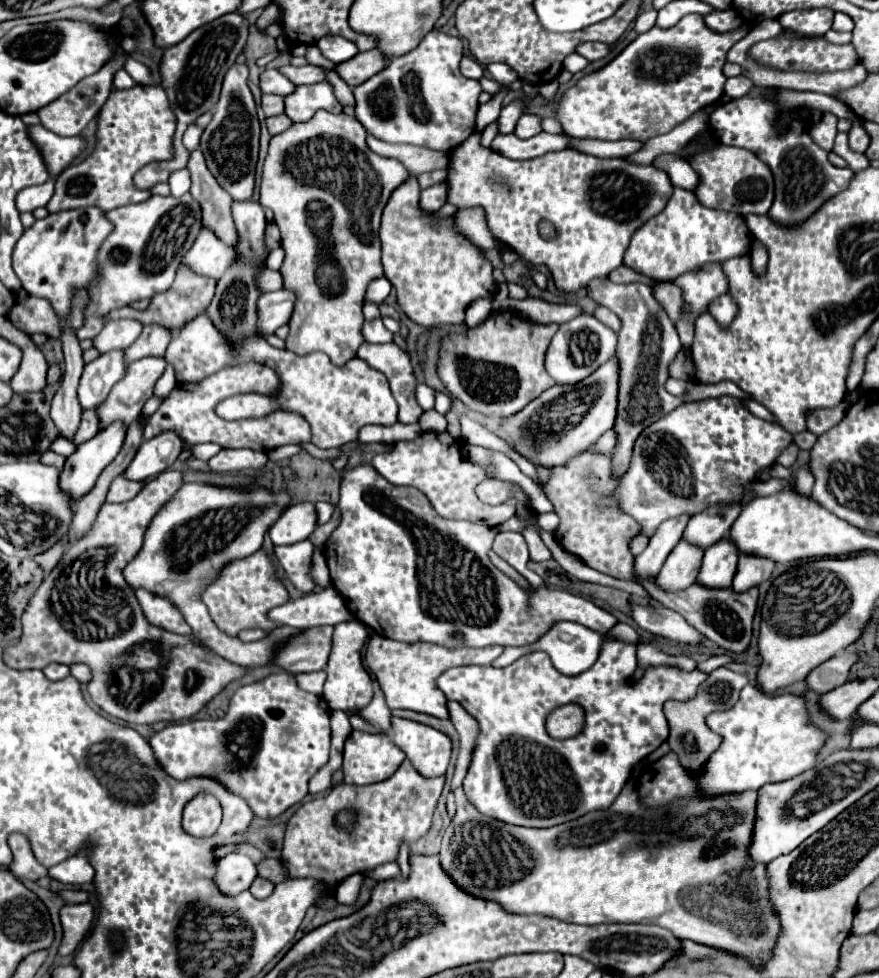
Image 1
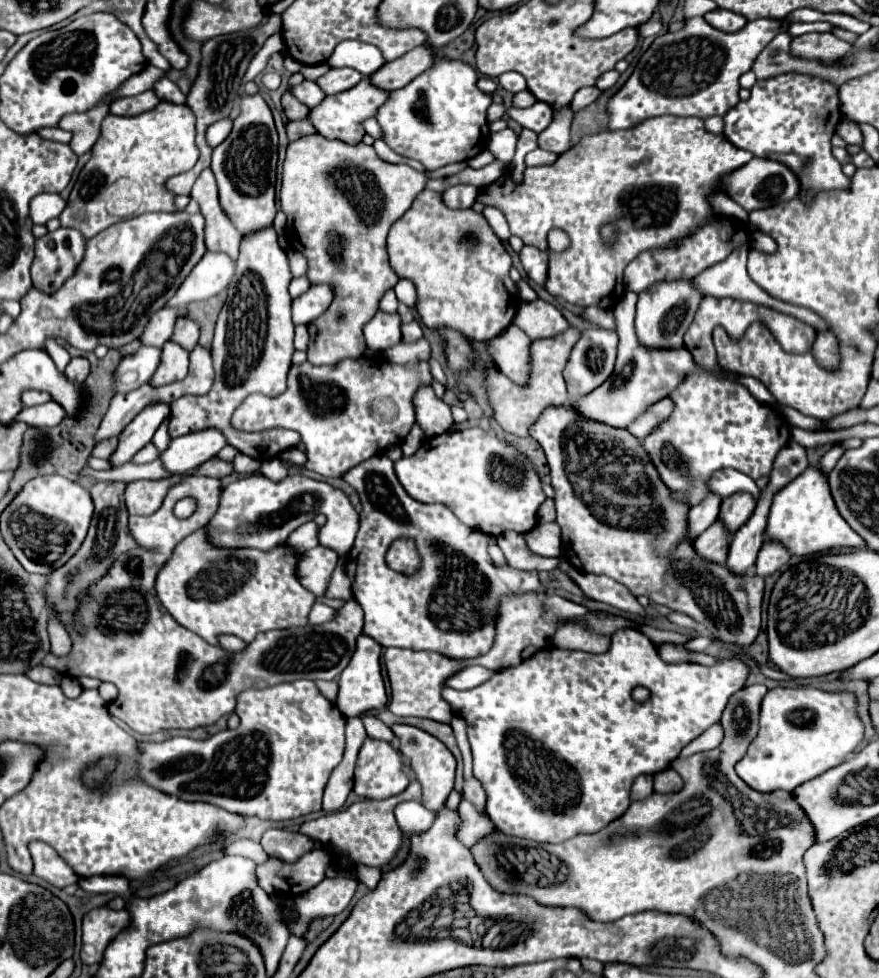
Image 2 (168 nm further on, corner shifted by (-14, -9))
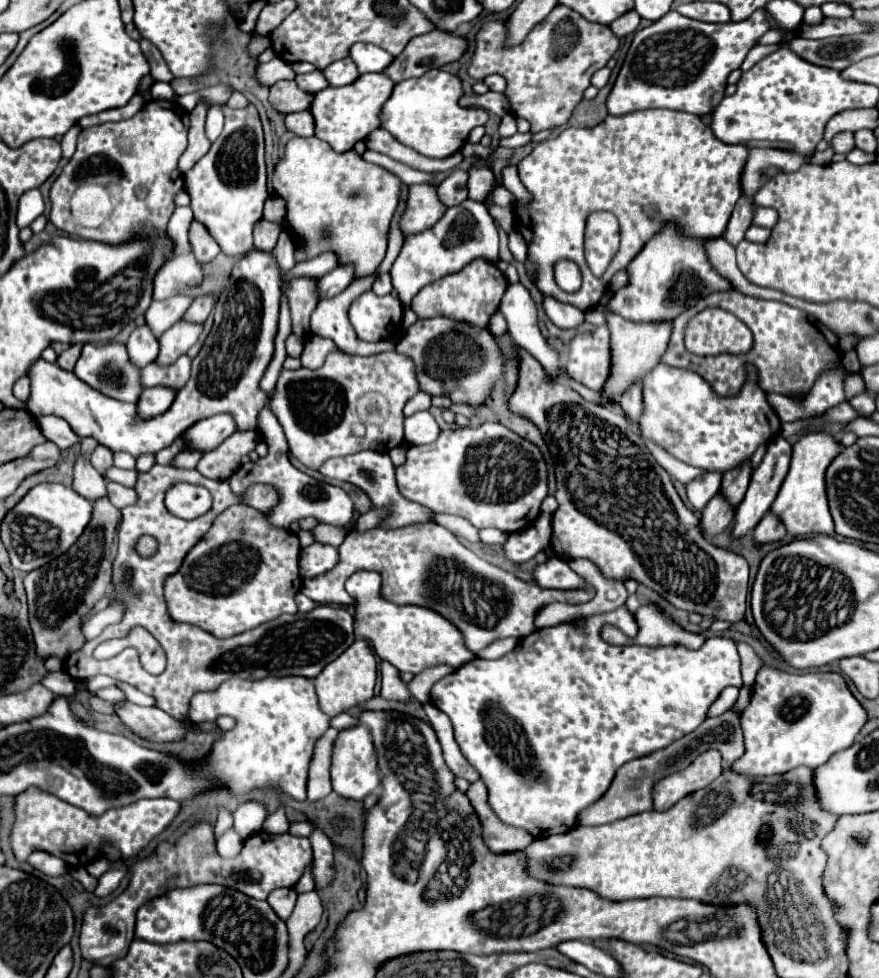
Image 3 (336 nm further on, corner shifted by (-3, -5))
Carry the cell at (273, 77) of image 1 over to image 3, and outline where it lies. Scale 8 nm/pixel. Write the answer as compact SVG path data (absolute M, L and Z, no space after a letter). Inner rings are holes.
M313 71L313 73L307 73L307 75L297 75L295 83L299 85L299 89L303 89L303 91L307 91L311 95L315 95L321 89L327 87L327 81L325 81L321 71Z

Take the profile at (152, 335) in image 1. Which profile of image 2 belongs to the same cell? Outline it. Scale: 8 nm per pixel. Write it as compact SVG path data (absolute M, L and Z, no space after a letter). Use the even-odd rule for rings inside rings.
M184 315L176 321L172 341L180 341L180 345L186 345L186 349L194 349L198 337L200 337L200 325L190 315Z

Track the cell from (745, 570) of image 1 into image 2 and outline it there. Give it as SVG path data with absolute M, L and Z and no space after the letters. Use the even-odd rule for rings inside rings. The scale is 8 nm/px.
M766 541L758 553L756 571L758 575L768 577L776 573L784 563L788 563L788 559L790 559L790 551L786 549L786 545L782 545L780 541Z

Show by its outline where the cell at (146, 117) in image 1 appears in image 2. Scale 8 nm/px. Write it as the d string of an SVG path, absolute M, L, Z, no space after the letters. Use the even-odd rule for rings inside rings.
M160 101L158 107L138 117L108 115L102 121L102 133L92 147L92 157L80 171L78 181L74 183L74 189L68 197L68 205L60 215L62 227L78 229L86 239L90 239L110 225L118 223L122 217L114 217L104 209L102 191L108 183L114 183L120 177L128 177L142 185L140 214L143 211L174 213L174 193L166 189L166 179L192 169L198 161L200 153L194 143L194 123L196 119L188 105L174 105L168 101Z

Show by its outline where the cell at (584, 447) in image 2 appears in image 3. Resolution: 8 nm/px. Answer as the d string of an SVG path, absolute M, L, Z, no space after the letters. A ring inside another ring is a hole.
M517 347L517 359L519 359L519 379L517 379L517 387L509 399L509 411L513 415L519 415L527 421L531 421L543 435L547 447L549 447L549 453L553 457L553 465L555 465L555 481L557 481L557 489L555 489L555 499L559 503L557 511L553 513L553 539L551 539L551 551L561 557L561 559L591 559L591 563L597 565L597 569L601 571L603 577L609 577L611 581L627 581L627 579L635 579L637 583L643 583L645 587L653 589L655 593L659 593L665 601L669 601L673 607L677 609L685 609L689 613L699 613L703 617L711 617L715 621L729 621L729 623L737 623L743 619L745 615L745 599L747 599L747 589L749 589L749 565L747 561L737 555L737 553L731 553L727 549L721 549L721 547L715 547L713 543L709 543L701 531L699 531L699 519L697 515L687 509L687 505L681 501L681 497L677 495L673 483L671 483L671 477L669 473L655 461L655 457L651 455L651 451L647 449L645 441L639 437L637 429L619 413L613 413L611 409L607 407L599 407L591 401L585 401L577 391L573 391L571 387L567 385L561 385L561 383L553 383L547 379L541 363L523 347Z

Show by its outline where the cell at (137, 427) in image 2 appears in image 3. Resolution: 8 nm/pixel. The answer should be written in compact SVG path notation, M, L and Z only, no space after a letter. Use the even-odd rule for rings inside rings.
M151 387L143 389L139 401L137 401L137 417L139 421L147 421L155 415L161 415L169 409L169 405L175 399L175 391L167 387Z

